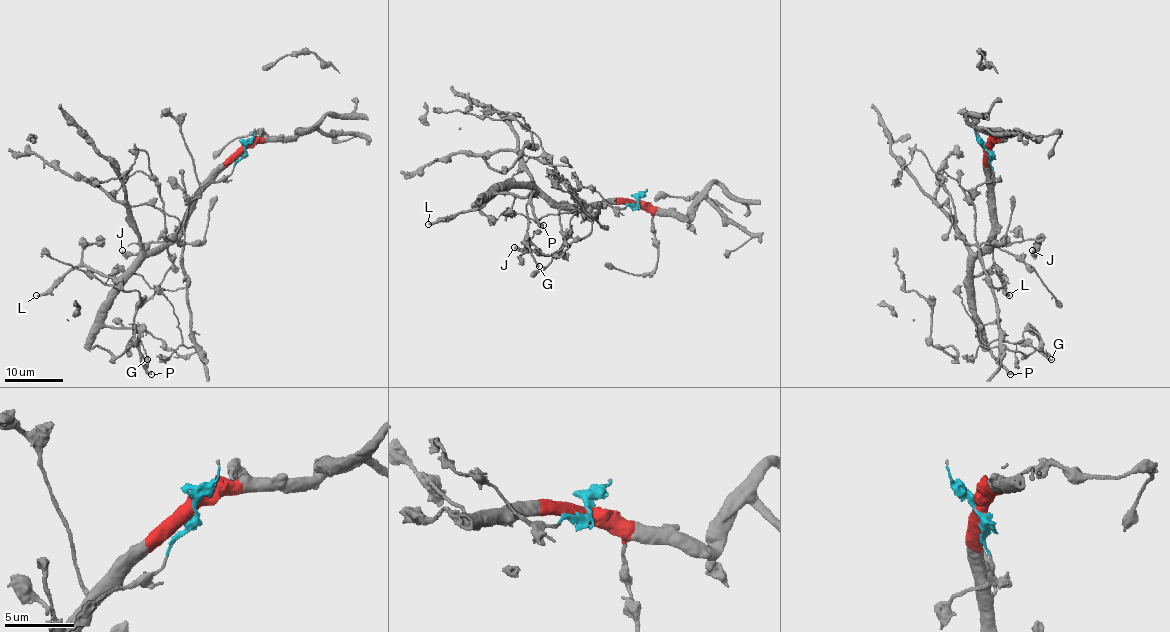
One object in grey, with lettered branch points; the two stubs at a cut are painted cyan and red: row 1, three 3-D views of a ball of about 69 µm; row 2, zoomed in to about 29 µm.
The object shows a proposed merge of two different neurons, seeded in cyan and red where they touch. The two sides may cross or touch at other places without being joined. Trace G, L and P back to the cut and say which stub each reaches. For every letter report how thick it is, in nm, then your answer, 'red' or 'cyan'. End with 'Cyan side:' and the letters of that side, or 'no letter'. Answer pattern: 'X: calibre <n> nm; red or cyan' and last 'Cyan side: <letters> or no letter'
G: calibre 200 nm; red
L: calibre 320 nm; red
P: calibre 360 nm; red
Cyan side: no letter

